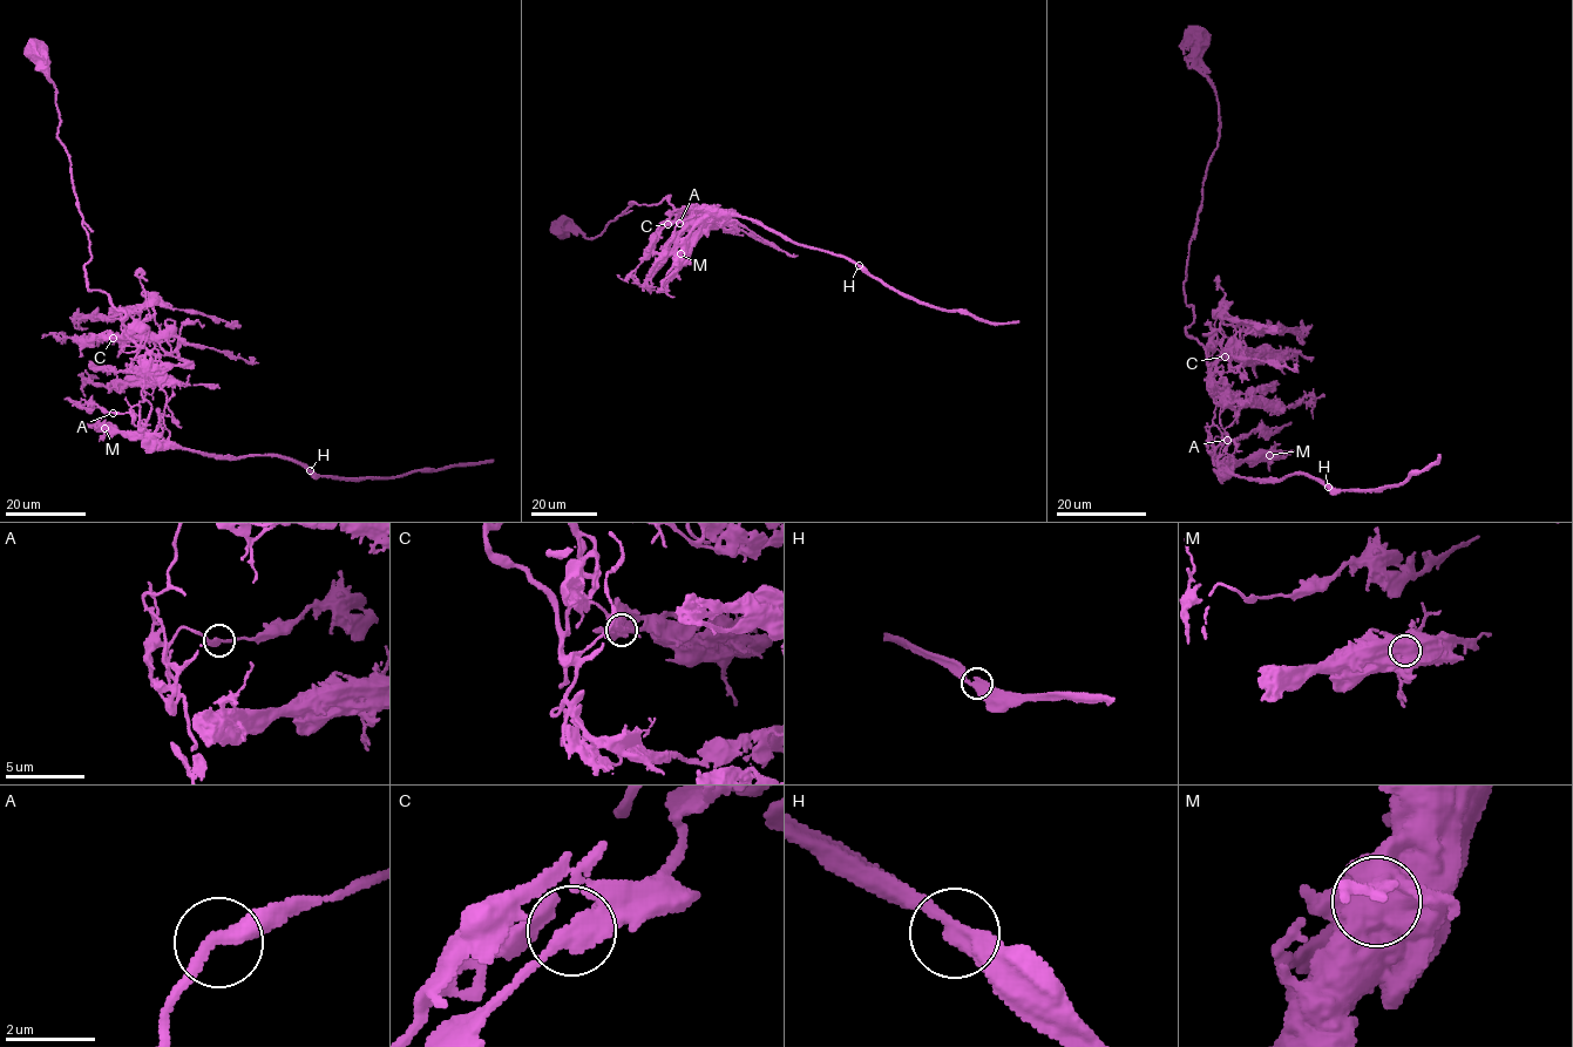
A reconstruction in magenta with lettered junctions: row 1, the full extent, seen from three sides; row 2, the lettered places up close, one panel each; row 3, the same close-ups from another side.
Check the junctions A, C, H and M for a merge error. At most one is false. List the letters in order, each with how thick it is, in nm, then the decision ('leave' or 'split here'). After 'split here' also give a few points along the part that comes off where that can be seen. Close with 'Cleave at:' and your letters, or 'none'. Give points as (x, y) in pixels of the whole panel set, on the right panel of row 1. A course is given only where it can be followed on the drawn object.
A: 280 nm | leave
C: 340 nm | leave
H: 420 nm | leave
M: 1000 nm | split here | (1269, 455), (1231, 461), (1225, 473), (1280, 480), (1304, 473), (1338, 490), (1369, 489), (1401, 483), (1438, 454)
Cleave at: M

